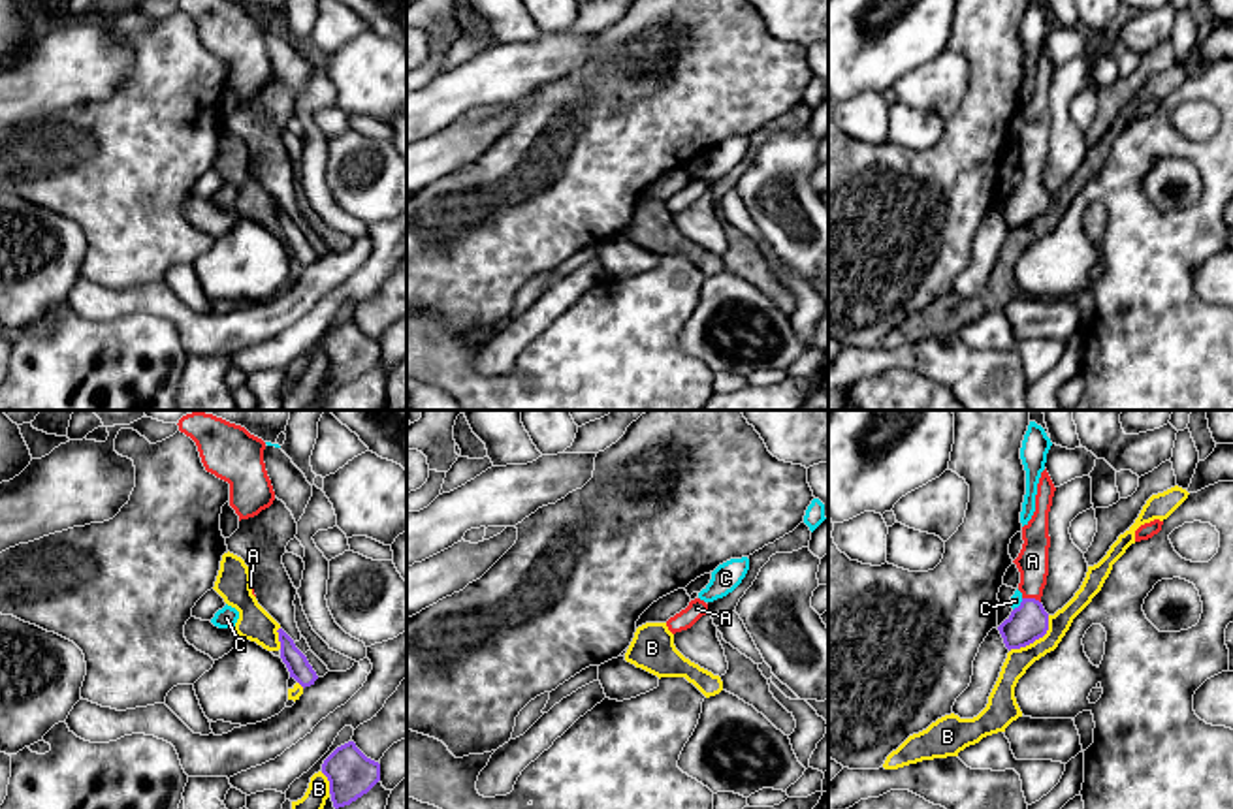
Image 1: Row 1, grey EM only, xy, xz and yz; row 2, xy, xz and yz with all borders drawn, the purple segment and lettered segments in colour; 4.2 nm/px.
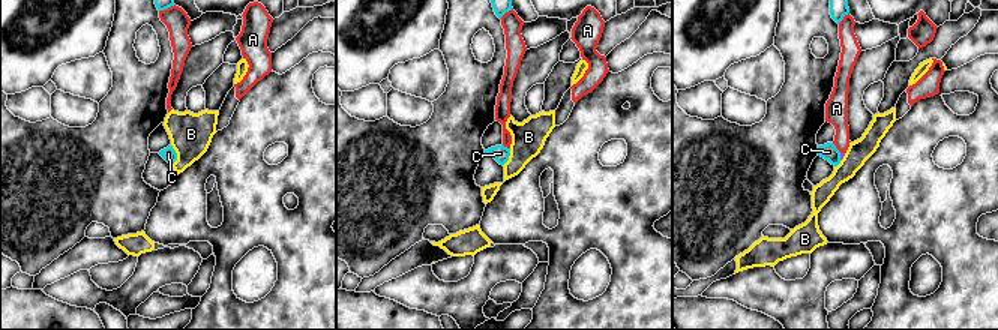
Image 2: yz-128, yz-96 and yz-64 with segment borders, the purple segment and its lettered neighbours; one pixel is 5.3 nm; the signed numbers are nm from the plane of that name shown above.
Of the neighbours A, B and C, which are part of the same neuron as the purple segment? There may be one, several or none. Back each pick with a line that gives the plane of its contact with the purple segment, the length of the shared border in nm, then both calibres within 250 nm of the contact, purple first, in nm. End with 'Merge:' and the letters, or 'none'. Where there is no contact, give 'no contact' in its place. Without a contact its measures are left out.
A: meets purple in yz; contact 80 nm long; 160 nm thick on the purple side, 140 nm on the other
Merge: A

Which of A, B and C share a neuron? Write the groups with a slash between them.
A / B / C

